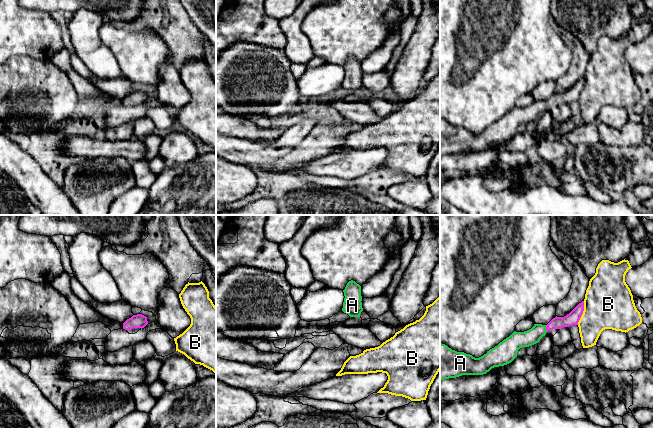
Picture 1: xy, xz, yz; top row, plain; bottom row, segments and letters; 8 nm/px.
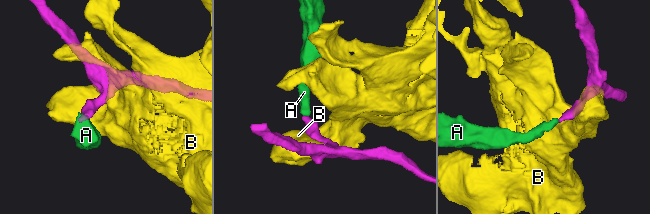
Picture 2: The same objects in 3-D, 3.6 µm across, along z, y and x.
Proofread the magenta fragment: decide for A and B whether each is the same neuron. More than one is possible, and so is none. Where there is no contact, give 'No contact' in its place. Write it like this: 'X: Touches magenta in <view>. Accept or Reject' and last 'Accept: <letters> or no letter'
A: Touches magenta in yz. Accept
B: Touches magenta in yz. Reject
Accept: A

